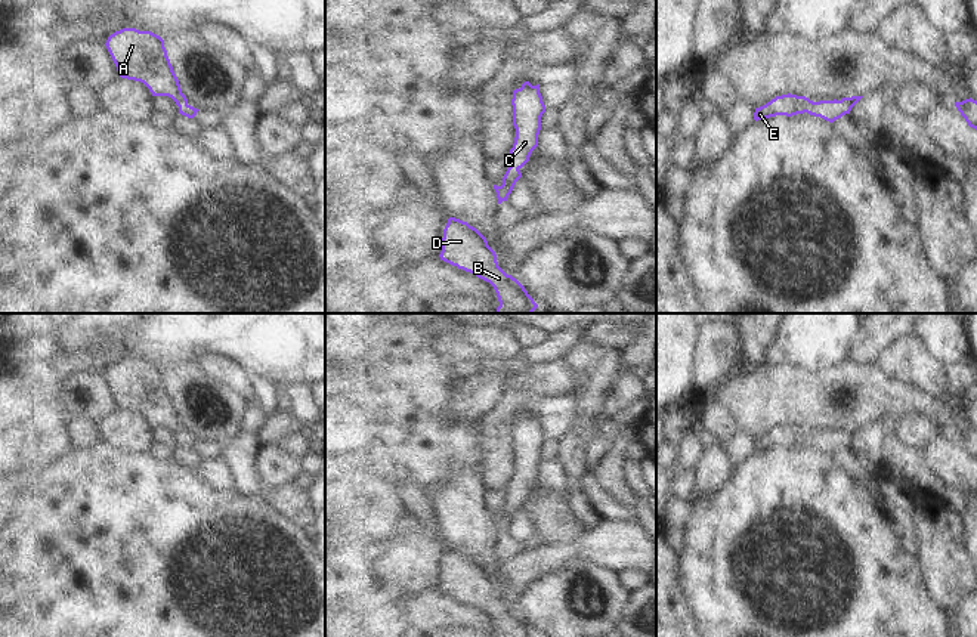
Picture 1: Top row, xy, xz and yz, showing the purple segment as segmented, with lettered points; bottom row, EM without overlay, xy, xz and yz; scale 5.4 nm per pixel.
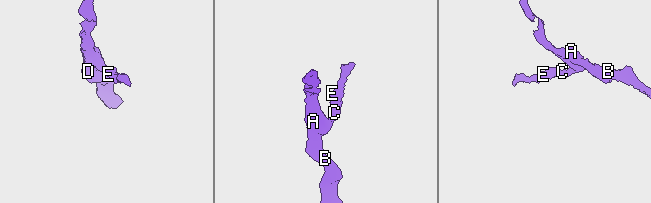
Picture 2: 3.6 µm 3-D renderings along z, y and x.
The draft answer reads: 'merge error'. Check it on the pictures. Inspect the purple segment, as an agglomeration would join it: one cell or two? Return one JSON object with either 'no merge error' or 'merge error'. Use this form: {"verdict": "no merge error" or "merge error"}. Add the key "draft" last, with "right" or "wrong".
{"verdict": "no merge error", "draft": "wrong"}

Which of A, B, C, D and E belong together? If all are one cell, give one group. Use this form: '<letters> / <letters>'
A B C D E

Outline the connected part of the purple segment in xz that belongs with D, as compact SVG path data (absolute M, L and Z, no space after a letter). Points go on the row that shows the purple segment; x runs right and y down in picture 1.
M448 219L439 257L489 282L500 302L497 313L532 313L538 307L525 287L498 266L486 238L467 222Z

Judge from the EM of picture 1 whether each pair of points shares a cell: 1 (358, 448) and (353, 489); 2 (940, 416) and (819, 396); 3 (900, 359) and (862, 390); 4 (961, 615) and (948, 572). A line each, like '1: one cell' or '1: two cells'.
1: two cells
2: one cell
3: two cells
4: two cells

